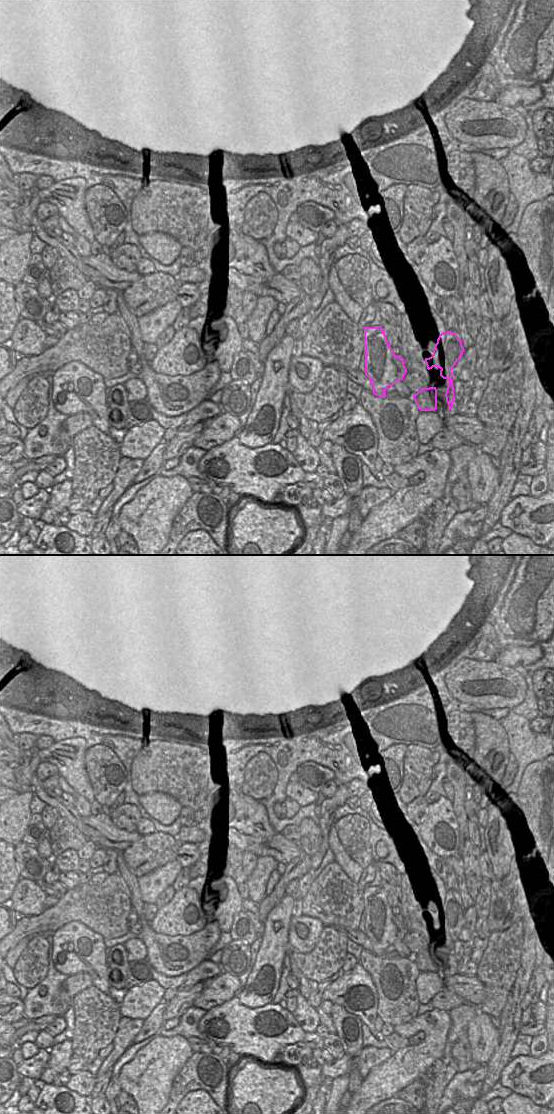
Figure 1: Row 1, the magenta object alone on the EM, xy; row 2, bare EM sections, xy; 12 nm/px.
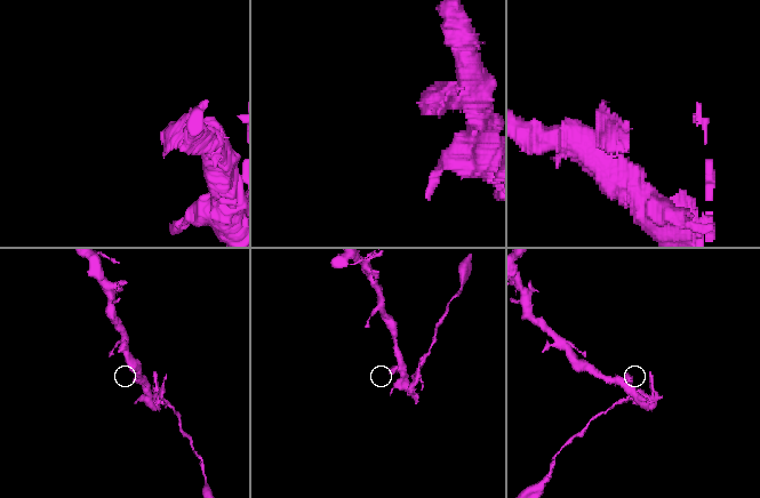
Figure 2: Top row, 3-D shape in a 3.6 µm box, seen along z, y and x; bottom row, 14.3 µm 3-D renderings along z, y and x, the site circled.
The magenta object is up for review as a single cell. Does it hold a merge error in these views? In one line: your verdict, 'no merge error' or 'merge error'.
merge error

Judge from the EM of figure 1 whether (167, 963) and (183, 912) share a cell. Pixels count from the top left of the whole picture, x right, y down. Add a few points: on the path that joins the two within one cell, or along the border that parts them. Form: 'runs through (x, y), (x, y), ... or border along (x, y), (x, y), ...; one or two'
border along (199, 929), (183, 935), (164, 935), (153, 931); two

